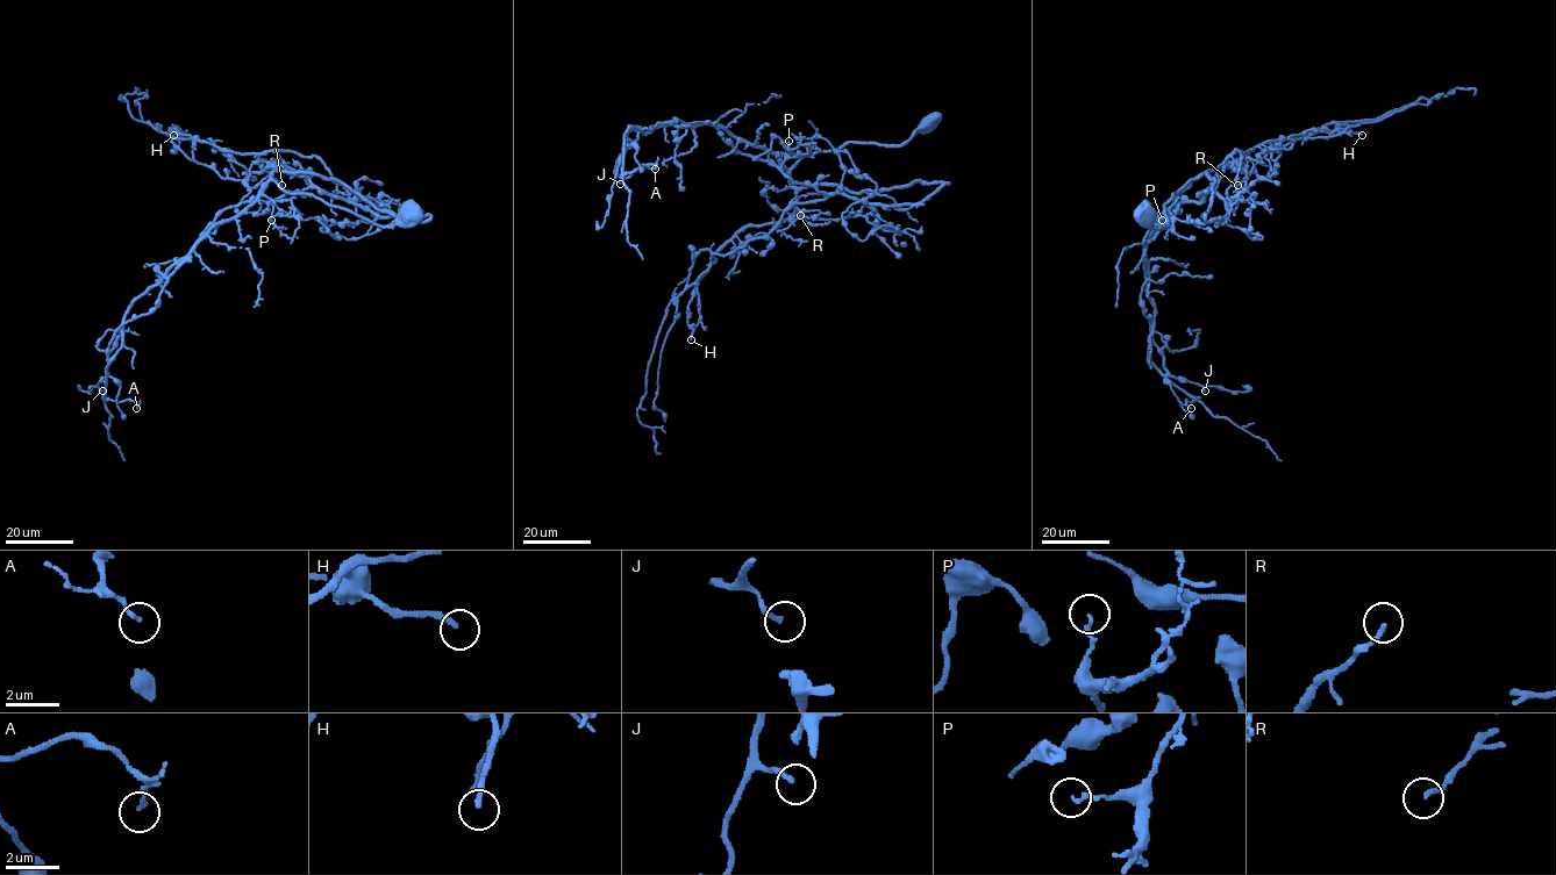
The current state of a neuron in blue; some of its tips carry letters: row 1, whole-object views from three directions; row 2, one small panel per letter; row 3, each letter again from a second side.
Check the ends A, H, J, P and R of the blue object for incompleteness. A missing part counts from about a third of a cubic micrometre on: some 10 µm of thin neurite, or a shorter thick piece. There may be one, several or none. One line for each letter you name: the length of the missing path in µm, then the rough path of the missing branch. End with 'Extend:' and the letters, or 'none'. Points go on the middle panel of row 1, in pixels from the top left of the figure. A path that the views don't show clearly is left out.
H: 5 µm
J: 15 µm | (620, 184), (633, 184), (652, 174)
Extend: H, J

